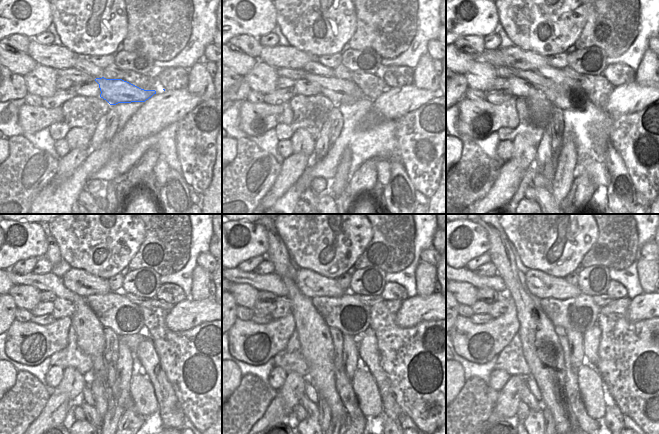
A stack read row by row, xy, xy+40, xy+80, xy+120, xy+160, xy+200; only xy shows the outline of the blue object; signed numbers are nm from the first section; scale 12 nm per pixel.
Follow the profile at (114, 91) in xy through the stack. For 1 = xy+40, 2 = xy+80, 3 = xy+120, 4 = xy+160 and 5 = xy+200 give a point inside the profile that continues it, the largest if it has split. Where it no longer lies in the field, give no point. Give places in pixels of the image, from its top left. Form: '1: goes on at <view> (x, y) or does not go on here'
1: goes on at xy+40 (338, 91)
2: goes on at xy+80 (548, 87)
3: goes on at xy+120 (44, 282)
4: goes on at xy+160 (272, 282)
5: goes on at xy+200 (495, 282)

